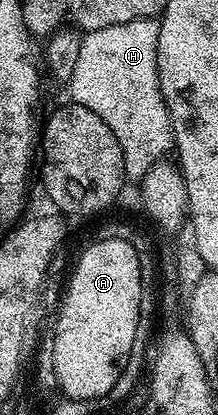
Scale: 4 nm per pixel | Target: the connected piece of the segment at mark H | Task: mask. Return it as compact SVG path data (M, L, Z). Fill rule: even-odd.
M159 20L131 21L118 23L112 27L102 27L93 33L84 33L80 37L78 59L74 63L71 100L82 107L90 107L110 131L114 131L114 139L118 139L118 147L122 147L124 160L124 176L129 182L139 182L141 177L160 161L165 160L173 152L172 120L164 102L158 79L158 31Z

